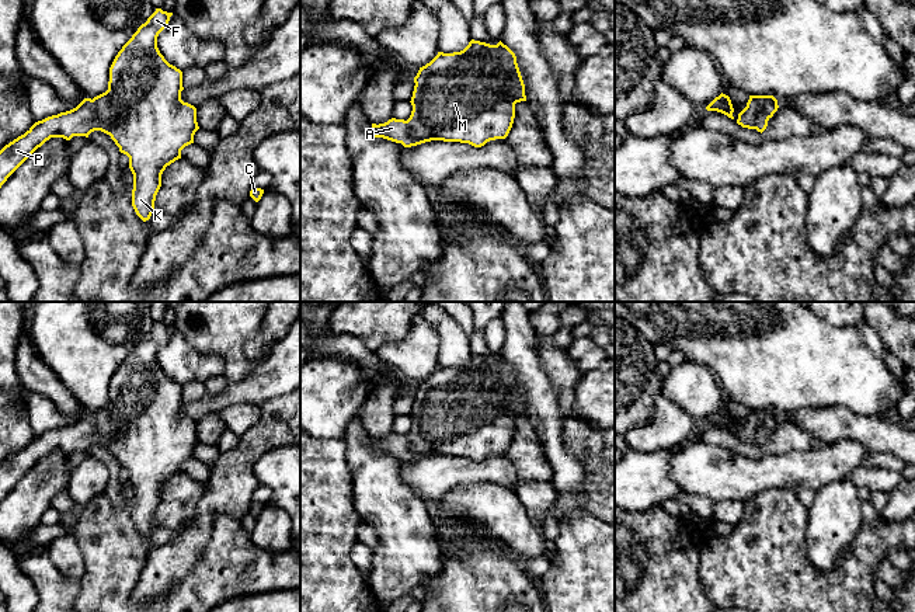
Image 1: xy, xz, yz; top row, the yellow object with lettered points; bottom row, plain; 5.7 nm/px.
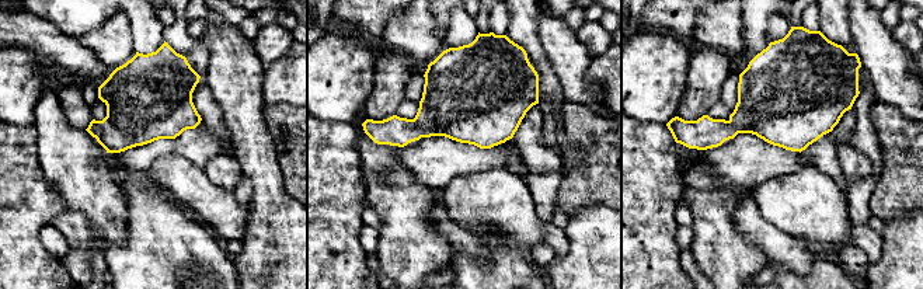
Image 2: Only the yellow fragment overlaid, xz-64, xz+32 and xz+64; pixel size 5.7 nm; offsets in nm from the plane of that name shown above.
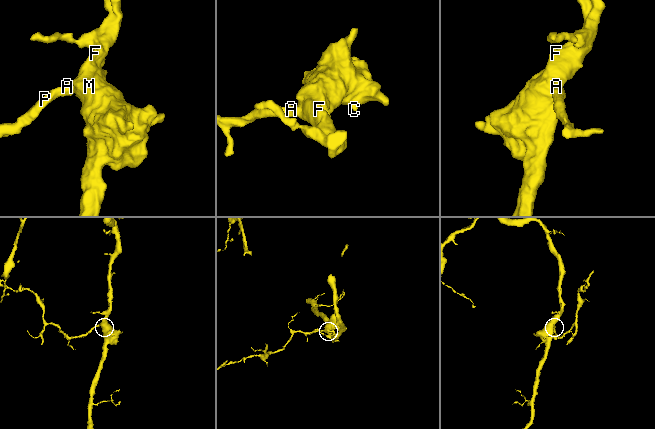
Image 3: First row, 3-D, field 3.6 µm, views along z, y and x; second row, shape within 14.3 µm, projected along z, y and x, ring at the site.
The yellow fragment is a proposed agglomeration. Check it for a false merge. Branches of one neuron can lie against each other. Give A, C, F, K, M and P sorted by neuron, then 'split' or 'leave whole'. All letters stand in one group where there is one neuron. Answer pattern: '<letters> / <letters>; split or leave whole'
A C F K M P; leave whole

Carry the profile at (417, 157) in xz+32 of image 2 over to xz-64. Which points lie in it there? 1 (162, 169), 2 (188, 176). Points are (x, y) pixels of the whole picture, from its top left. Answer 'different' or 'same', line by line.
1: different
2: different

